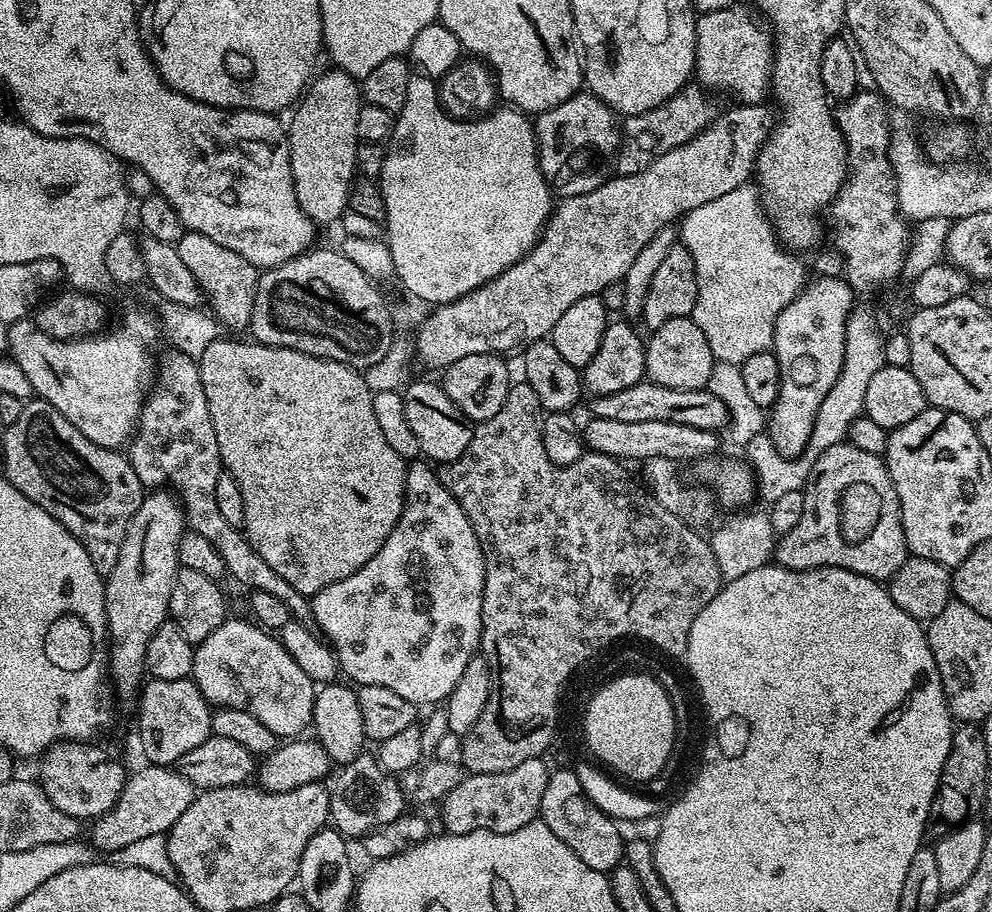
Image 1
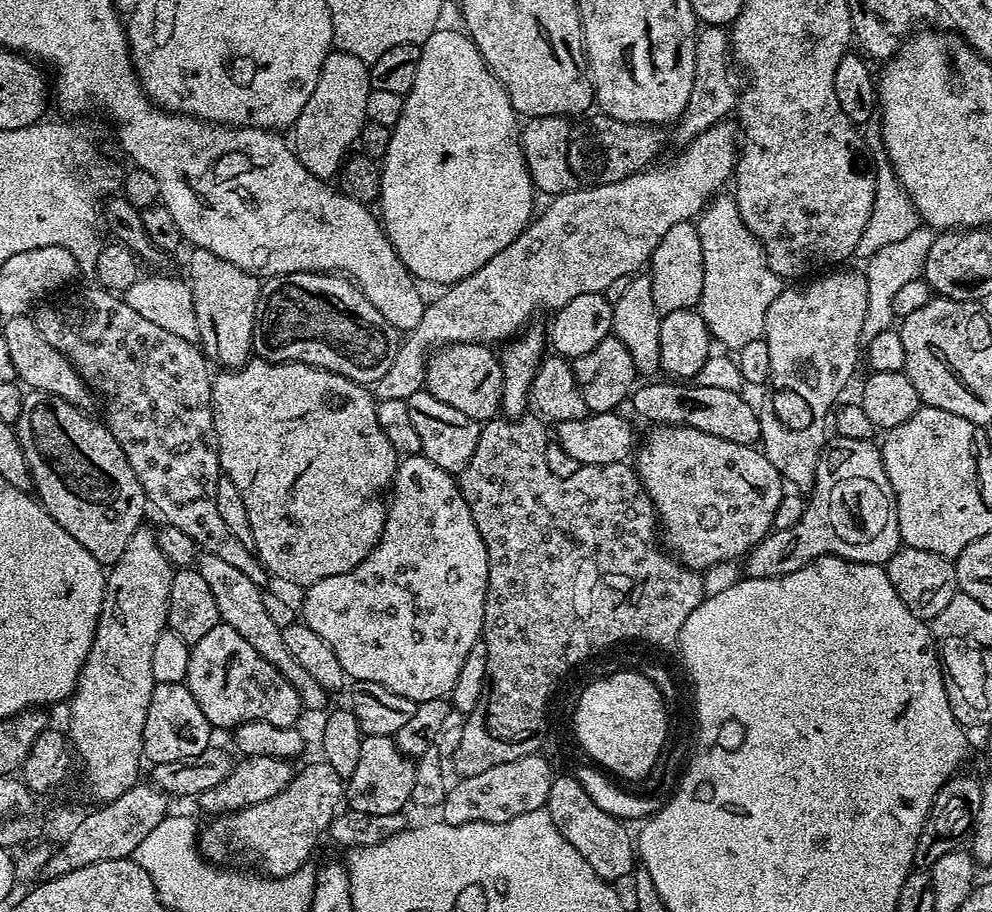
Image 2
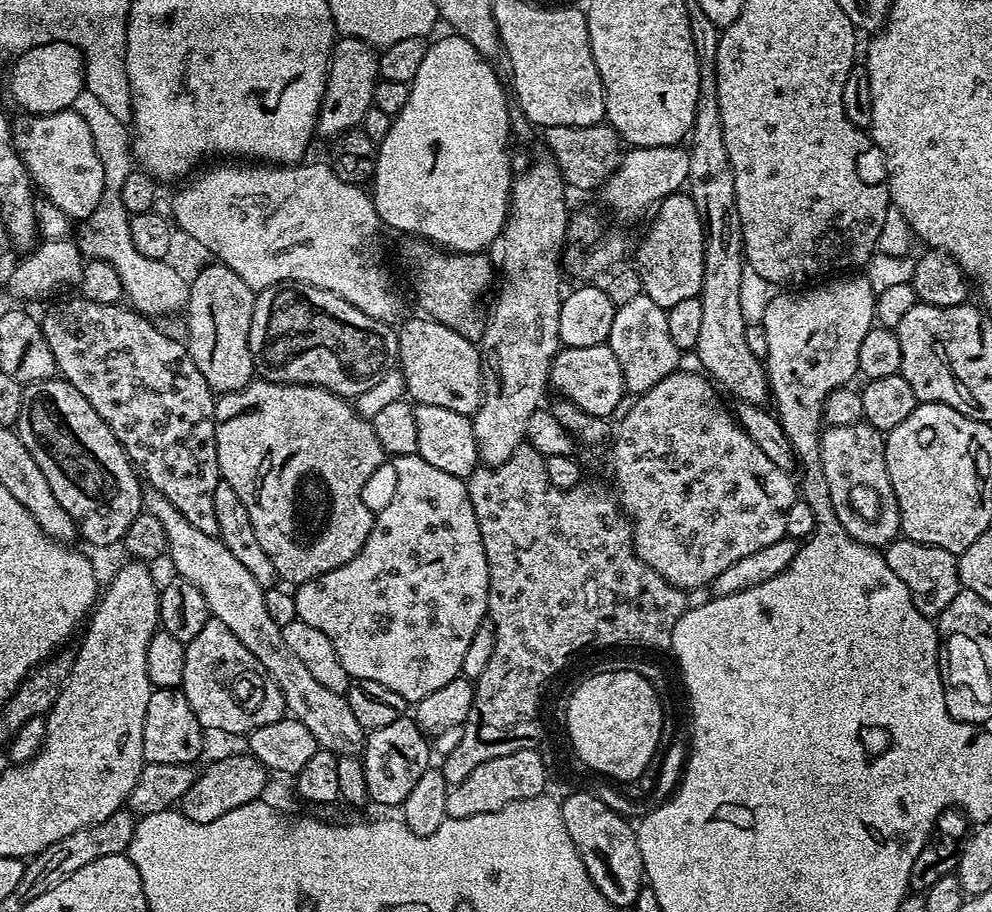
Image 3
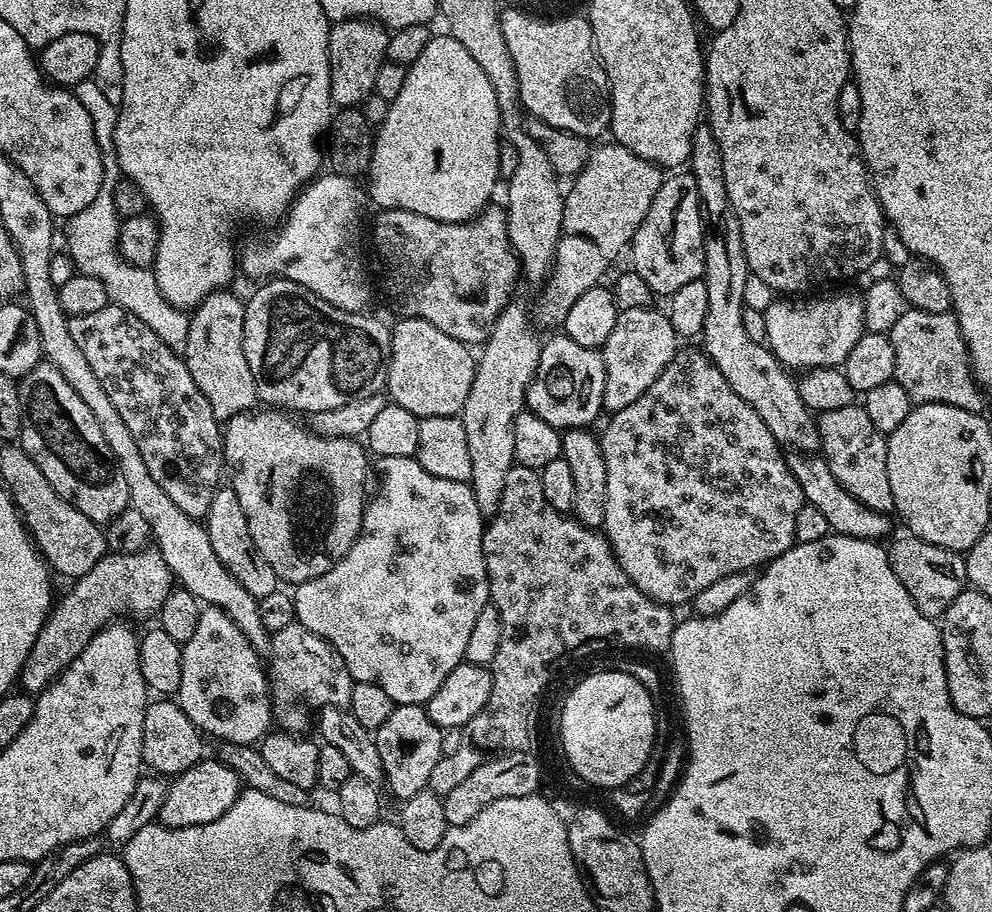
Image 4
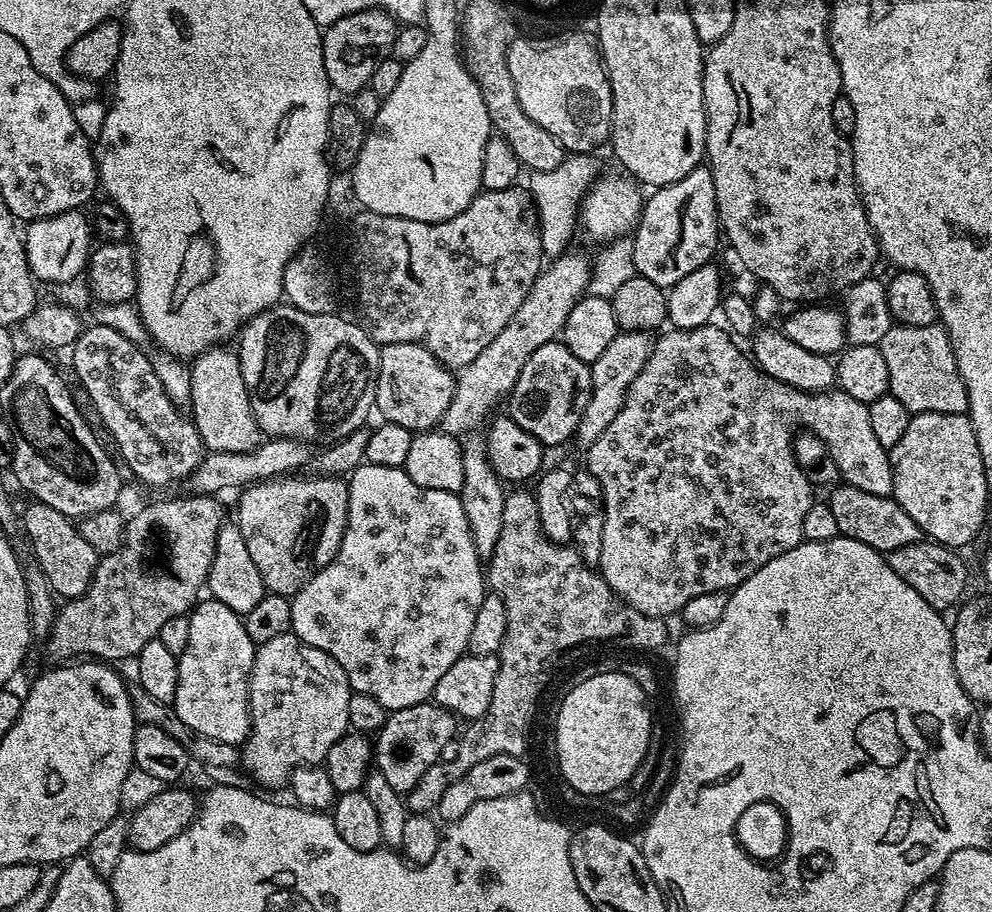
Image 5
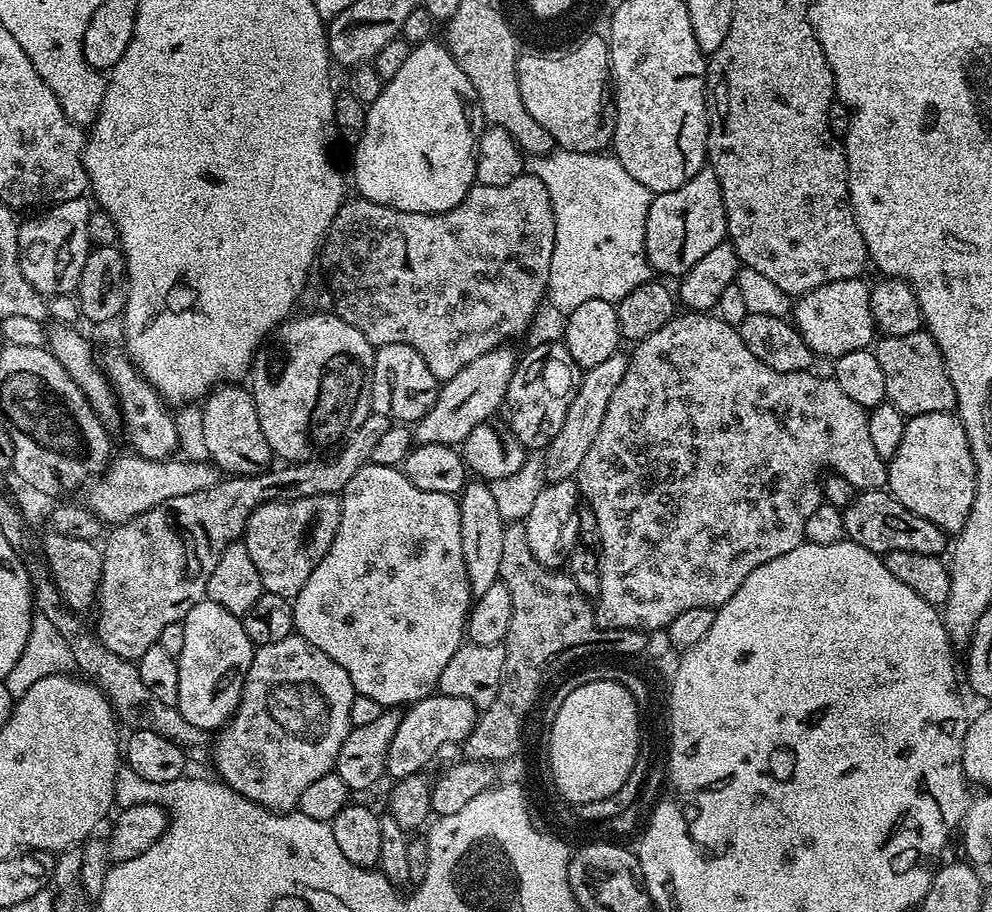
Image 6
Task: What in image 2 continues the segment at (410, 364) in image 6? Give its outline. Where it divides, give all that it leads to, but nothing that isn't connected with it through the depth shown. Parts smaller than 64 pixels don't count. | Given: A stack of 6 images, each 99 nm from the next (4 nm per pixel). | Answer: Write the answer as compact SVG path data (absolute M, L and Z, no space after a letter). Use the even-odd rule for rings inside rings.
M449 344L435 349L428 357L428 366L424 370L424 388L434 394L446 406L454 406L454 410L462 410L466 418L474 418L481 422L487 422L501 411L502 405L500 395L502 395L502 370L497 353L491 347L483 344Z

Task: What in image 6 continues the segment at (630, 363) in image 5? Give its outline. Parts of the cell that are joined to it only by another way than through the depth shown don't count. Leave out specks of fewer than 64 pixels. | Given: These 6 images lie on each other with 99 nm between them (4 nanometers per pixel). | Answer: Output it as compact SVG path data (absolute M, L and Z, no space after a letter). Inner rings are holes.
M617 350L606 362L598 362L598 366L587 369L580 377L580 385L576 388L574 398L566 410L566 422L562 422L562 430L549 442L546 455L543 457L544 474L549 481L567 480L575 477L577 470L582 466L582 458L586 458L586 450L590 450L590 442L598 438L598 430L602 430L602 418L606 418L606 406L610 406L610 398L614 398L614 390L618 390L618 382L628 369L628 356Z

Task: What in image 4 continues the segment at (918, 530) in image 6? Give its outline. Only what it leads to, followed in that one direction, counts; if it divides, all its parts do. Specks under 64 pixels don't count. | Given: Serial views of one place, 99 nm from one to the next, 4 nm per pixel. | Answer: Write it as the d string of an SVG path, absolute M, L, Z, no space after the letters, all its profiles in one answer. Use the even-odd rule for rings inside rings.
M792 450L787 453L786 463L798 482L801 497L807 503L818 506L818 510L822 510L829 529L835 535L875 540L877 542L883 541L885 539L883 536L889 535L888 537L891 537L893 535L893 533L891 534L893 517L887 512L879 512L866 507L861 500L854 498L854 494L846 491L830 470L830 466L823 455L801 454Z

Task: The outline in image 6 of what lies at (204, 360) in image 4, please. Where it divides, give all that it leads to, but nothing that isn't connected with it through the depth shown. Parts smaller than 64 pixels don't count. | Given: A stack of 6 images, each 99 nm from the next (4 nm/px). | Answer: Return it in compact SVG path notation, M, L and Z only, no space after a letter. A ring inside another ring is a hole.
M228 382L212 389L203 401L204 417L200 420L200 428L204 431L204 448L208 451L207 459L216 468L232 476L255 476L263 472L273 463L274 453L262 434L262 426L258 422L256 407L252 401L252 393L247 387Z

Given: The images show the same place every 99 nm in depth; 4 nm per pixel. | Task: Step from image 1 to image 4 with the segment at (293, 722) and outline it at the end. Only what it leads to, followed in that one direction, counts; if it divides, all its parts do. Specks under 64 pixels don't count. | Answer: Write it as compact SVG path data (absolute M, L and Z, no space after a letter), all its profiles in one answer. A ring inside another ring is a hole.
M211 606L201 607L198 626L190 642L182 646L182 682L178 693L178 703L181 710L194 722L205 737L217 736L225 740L225 745L255 745L268 735L274 724L274 713L270 699L270 685L262 663L261 653L248 639L232 619L221 608Z

